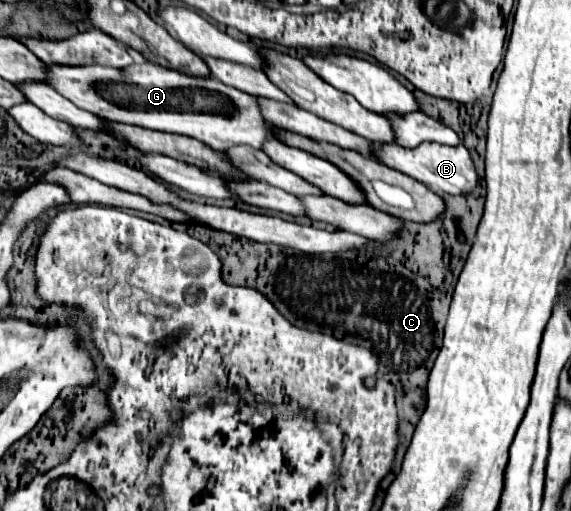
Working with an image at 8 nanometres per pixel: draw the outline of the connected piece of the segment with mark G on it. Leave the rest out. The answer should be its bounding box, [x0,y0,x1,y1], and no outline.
[48,62,274,150]

